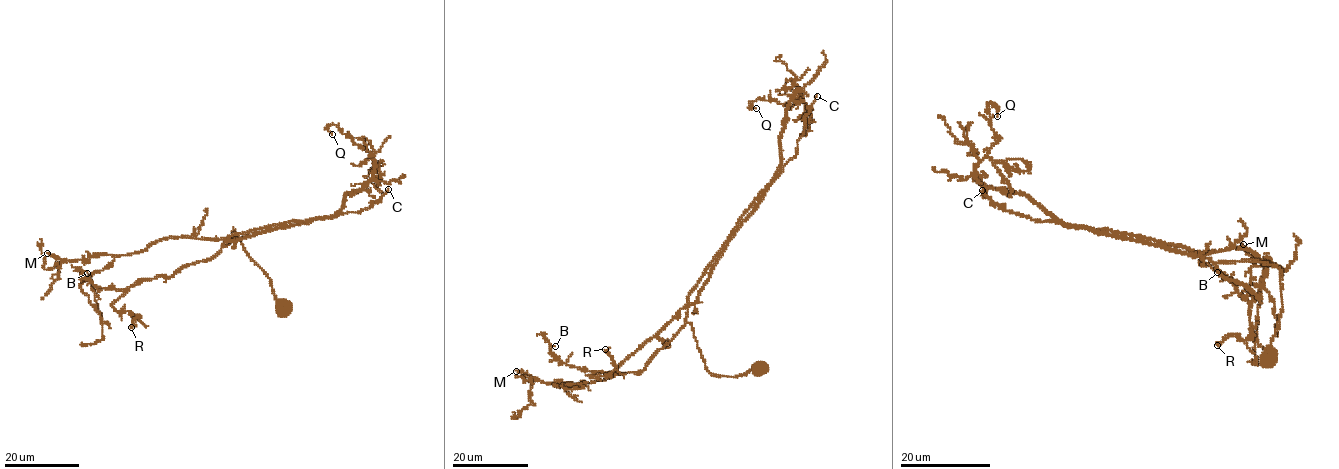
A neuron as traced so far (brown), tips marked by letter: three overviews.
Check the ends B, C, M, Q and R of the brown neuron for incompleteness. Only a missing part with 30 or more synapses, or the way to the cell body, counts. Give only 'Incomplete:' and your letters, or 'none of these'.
Incomplete: C

